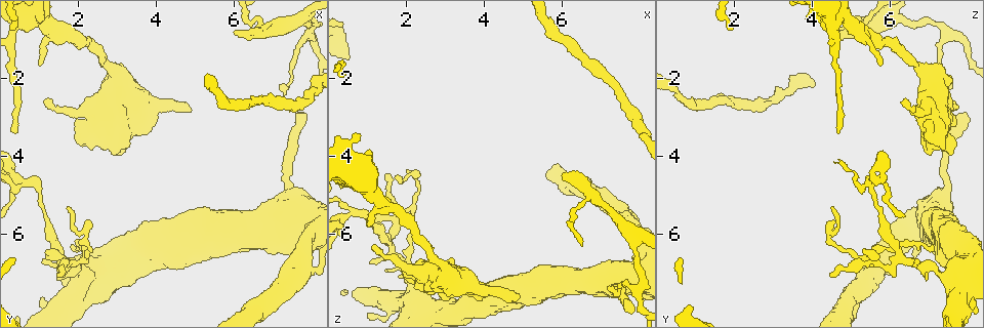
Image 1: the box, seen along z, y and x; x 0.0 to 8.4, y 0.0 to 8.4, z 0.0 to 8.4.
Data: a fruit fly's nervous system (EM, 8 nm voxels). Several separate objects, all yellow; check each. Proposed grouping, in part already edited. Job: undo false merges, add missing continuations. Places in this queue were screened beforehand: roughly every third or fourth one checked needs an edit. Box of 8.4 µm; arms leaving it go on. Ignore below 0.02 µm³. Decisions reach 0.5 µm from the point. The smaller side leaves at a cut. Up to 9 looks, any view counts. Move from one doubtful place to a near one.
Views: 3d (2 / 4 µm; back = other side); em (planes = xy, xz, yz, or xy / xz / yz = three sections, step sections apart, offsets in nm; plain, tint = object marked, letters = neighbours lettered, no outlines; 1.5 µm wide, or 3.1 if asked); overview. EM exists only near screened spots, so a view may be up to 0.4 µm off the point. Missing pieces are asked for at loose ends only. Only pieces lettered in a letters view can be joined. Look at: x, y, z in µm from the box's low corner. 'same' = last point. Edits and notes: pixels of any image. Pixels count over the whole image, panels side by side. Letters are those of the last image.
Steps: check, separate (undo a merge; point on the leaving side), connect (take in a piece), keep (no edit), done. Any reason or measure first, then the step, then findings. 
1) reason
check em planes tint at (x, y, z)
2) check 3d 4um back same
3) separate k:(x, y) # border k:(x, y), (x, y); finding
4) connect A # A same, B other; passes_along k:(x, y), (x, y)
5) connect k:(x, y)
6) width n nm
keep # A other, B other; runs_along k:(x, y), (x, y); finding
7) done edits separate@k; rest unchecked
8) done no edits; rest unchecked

an open end
check 3d 4um at (1.80, 6.20, 7.05)

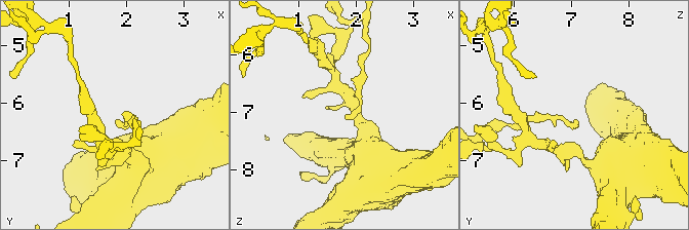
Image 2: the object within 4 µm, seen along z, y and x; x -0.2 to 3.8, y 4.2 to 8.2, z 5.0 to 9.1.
now the EM
check em planes plain at (1.90, 6.25, 7.10)

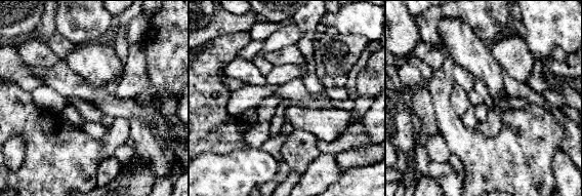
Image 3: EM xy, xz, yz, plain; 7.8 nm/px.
see the neighbours
check em planes letters same

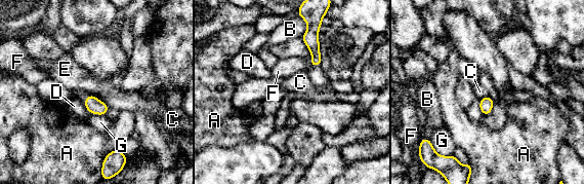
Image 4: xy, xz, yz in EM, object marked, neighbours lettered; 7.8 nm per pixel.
longest_contact A 180 nm
keep # A other, B other, C other, D other, E other, F other, G other; border 4:(487, 95), (480, 100); none of them fits

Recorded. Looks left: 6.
sharp bend
check em planes tint at (0.85, 4.65, 5.45)

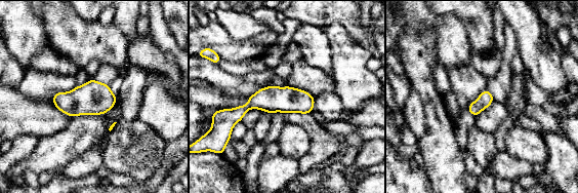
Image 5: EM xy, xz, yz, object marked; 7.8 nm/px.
see the neighbours
check em planes letters same

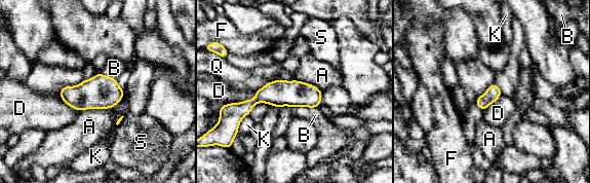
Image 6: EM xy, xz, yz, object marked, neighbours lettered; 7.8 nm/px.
keep # A other, B other, D other, F other, K other, Q other, S other; border 6:(124, 92), (109, 108), (79, 111); one neuron here

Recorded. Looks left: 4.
free end
check 3d 4um at (7.85, 2.95, 7.85)

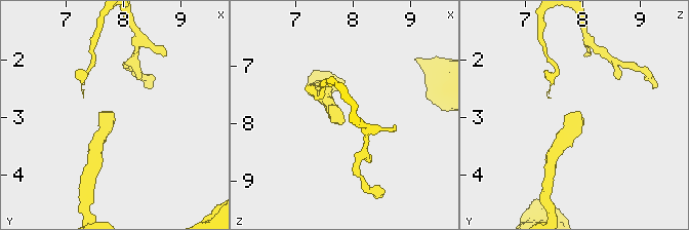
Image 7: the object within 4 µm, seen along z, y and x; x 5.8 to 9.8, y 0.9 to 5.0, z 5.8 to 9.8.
check em yz step 4 letters at (7.85, 2.90, 7.85)

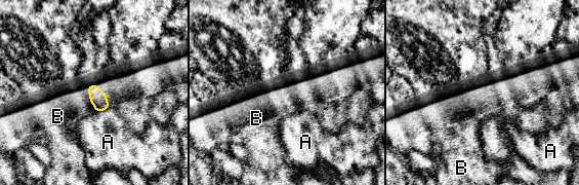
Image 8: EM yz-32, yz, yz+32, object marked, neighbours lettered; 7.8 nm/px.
cut it another way
check em planes letters same

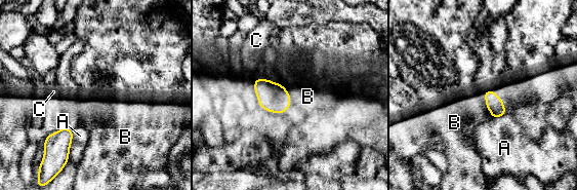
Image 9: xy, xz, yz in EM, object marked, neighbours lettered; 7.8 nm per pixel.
keep # A other, B other, C other; border 9:(484, 103), (492, 118); none of them fits

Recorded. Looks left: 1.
branch stops here
check em xz step 8 letters at (6.00, 0.80, 4.50)

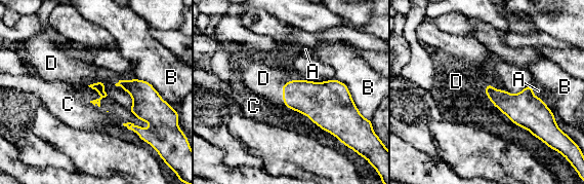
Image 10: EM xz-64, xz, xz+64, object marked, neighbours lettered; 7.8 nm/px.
connect 10:(263, 78) # A other, B other, C other, D same; passes_along 10:(317, 100), (292, 80), (263, 78); it goes on there

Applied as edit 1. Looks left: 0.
done edits connect@10; rest unchecked

